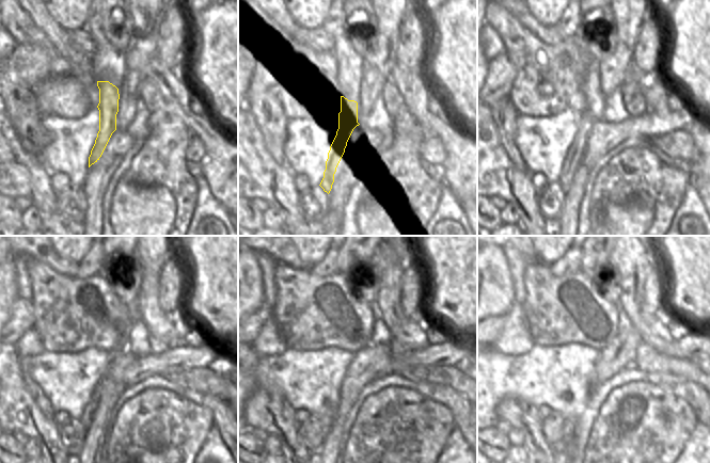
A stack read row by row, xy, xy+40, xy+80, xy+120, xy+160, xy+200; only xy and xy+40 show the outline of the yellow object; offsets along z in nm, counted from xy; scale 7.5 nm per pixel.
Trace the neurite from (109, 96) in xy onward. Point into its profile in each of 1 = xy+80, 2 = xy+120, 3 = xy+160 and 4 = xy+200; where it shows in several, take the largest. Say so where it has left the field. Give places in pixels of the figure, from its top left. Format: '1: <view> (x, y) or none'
1: xy+80 (574, 155)
2: xy+120 (89, 413)
3: xy+160 (326, 420)
4: xy+200 (567, 435)

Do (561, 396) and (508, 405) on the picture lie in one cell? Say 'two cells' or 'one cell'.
two cells

